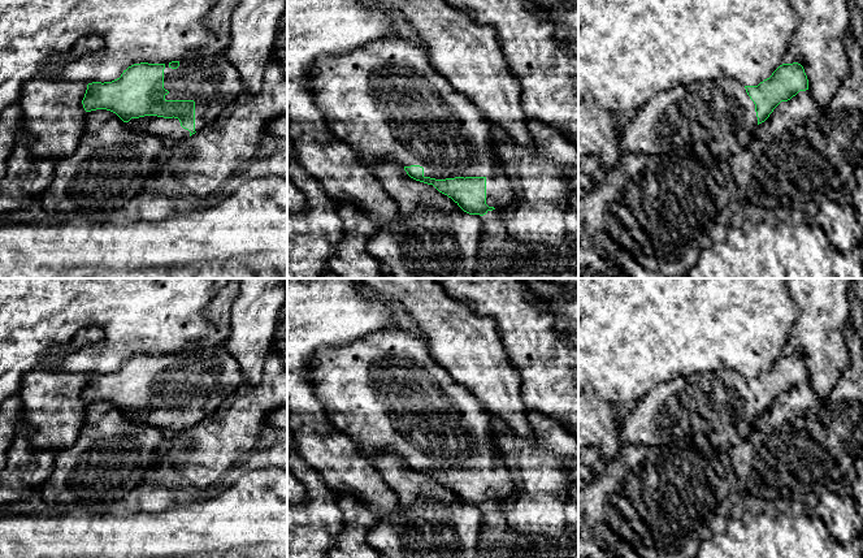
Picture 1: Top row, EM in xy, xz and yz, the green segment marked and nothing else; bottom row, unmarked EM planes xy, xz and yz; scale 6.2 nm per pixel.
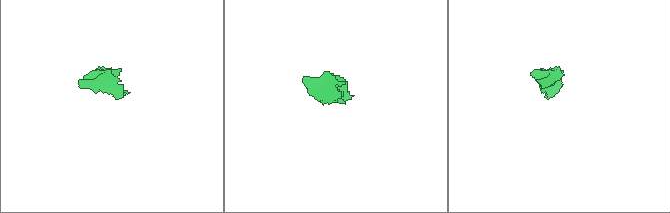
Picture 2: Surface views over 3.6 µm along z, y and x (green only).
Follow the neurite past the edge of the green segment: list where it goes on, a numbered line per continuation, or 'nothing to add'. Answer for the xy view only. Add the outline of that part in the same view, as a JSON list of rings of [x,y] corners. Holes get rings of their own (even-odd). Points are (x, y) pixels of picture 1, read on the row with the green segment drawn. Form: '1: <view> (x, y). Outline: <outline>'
1: xy (212, 82). Outline: [[[224,52],[211,56],[198,56],[194,53],[179,60],[177,69],[172,69],[169,62],[165,64],[164,88],[169,91],[169,94],[165,95],[165,100],[195,101],[195,131],[199,131],[203,126],[214,121],[229,103],[243,95],[239,74]]]
2: xy (169, 130). Outline: [[[144,116],[131,118],[126,122],[133,130],[155,135],[168,146],[190,137],[190,131],[181,126],[178,118],[164,118],[157,116]]]

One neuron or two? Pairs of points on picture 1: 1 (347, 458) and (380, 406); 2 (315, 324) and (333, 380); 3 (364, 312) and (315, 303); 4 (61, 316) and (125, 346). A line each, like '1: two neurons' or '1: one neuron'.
1: two neurons
2: two neurons
3: one neuron
4: one neuron

